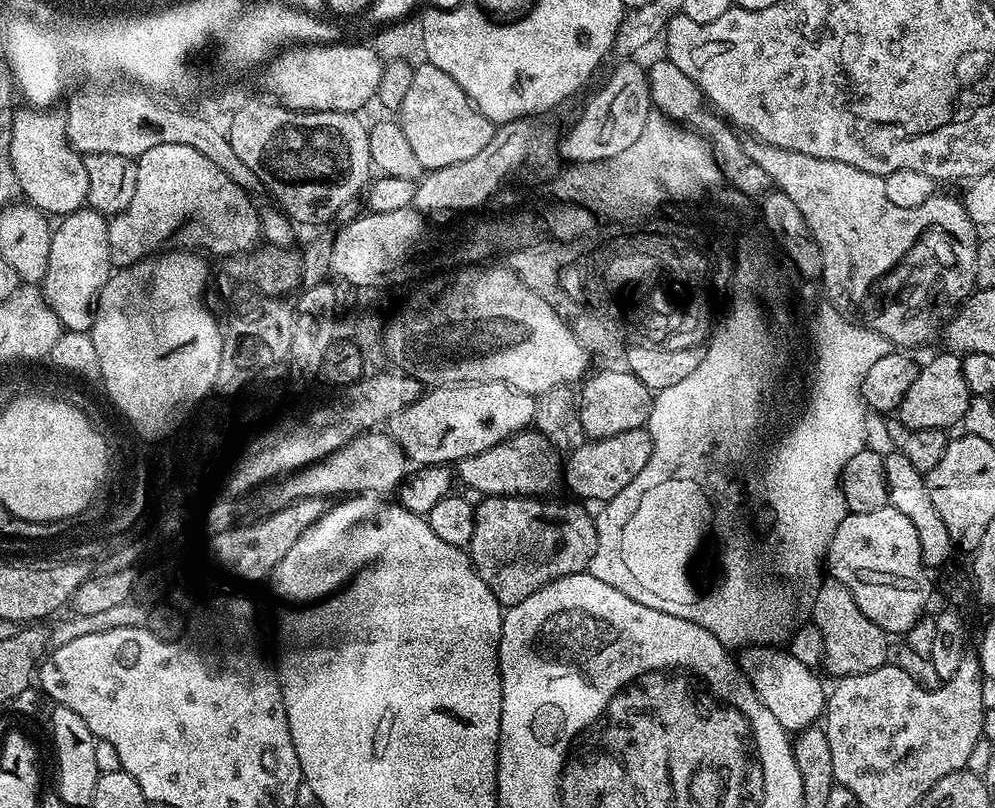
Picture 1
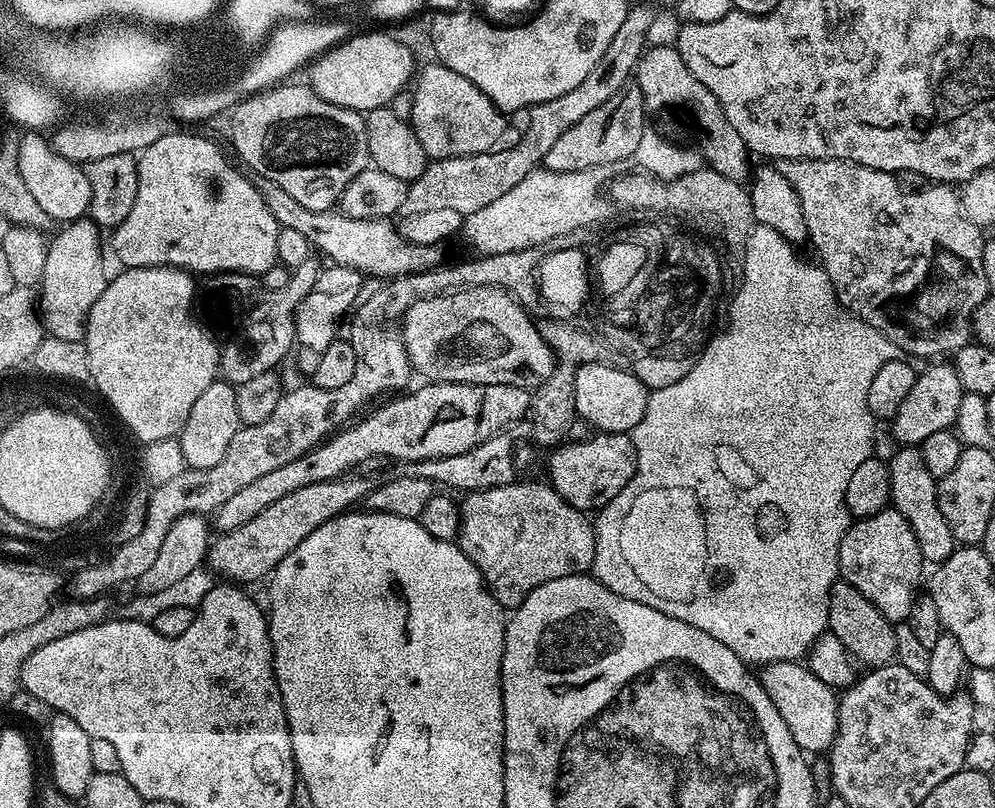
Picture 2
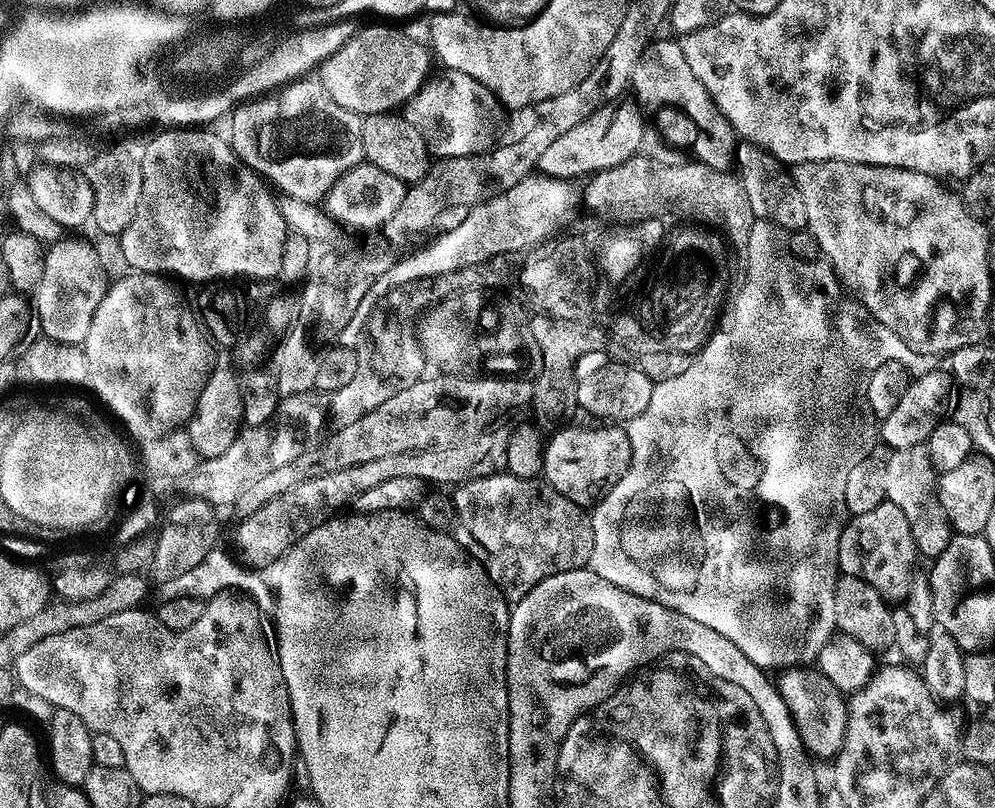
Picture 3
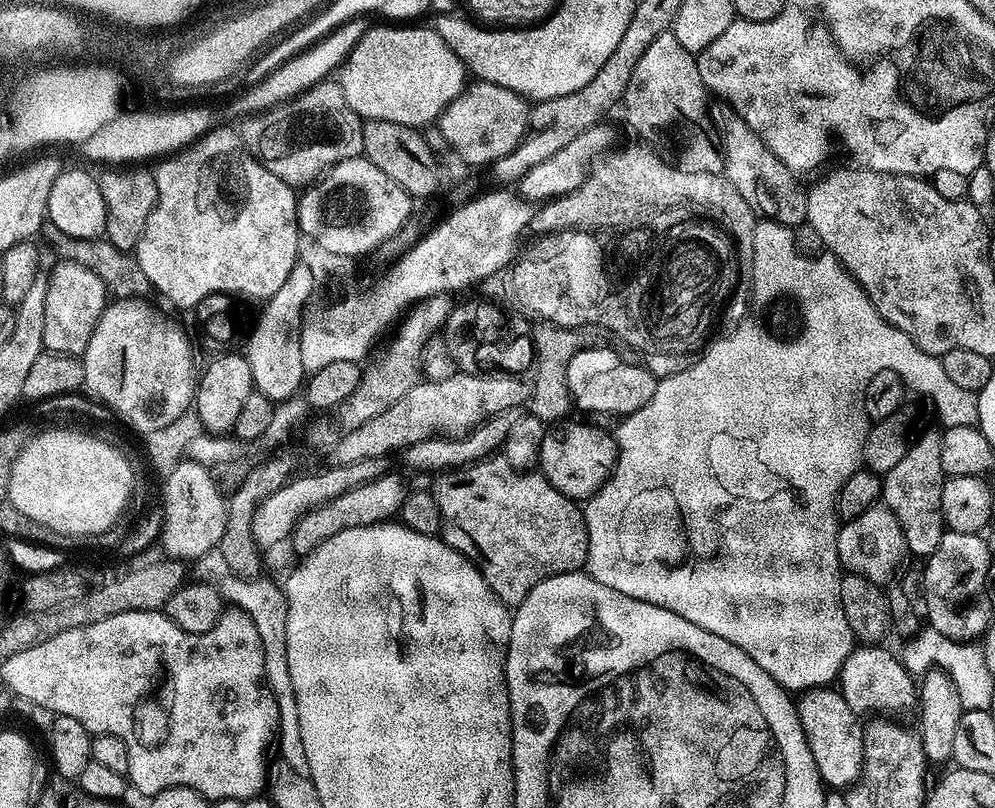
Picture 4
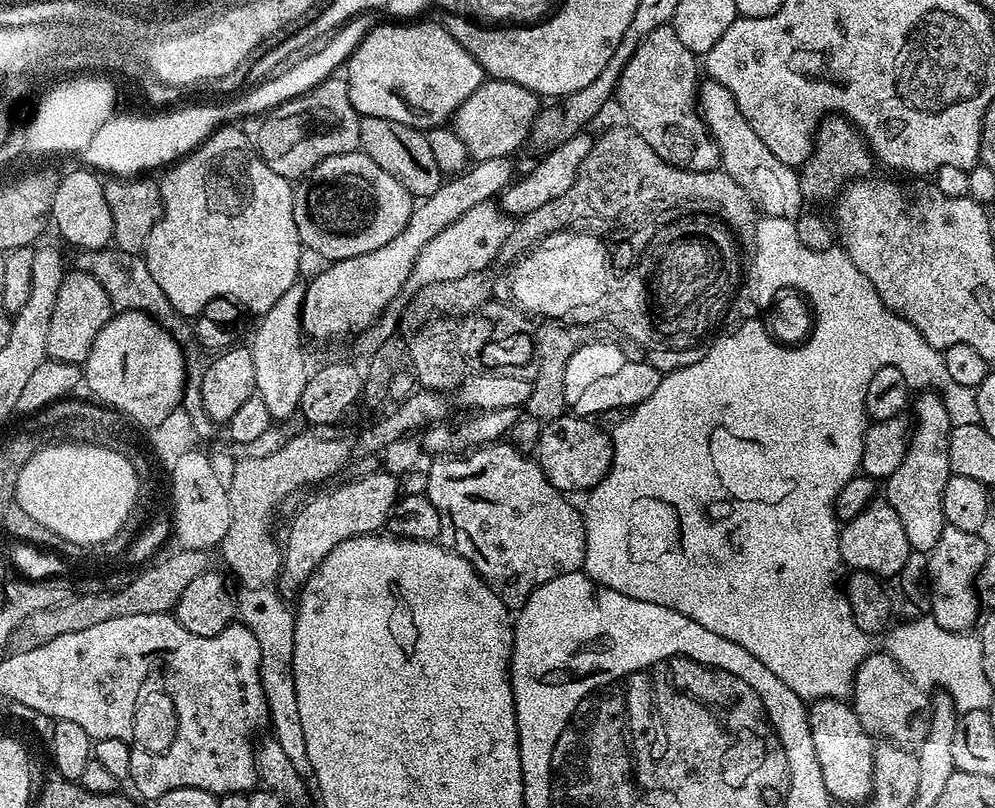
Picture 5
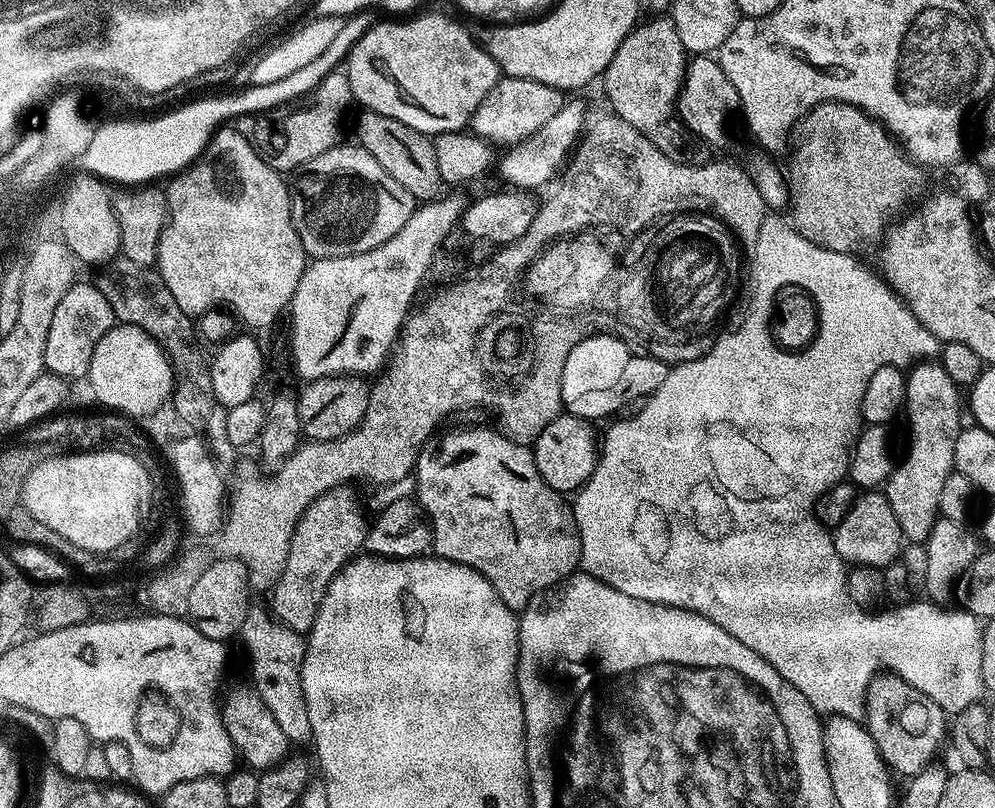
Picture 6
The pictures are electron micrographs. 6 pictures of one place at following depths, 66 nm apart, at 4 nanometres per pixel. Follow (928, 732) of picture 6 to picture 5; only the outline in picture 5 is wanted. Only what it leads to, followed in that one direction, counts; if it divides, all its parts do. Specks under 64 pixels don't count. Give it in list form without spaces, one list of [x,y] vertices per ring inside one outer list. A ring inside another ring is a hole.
[[[873,651],[856,667],[852,678],[850,703],[864,729],[873,737],[883,738],[896,746],[919,745],[928,732],[930,700],[920,687],[899,667],[887,651]]]

